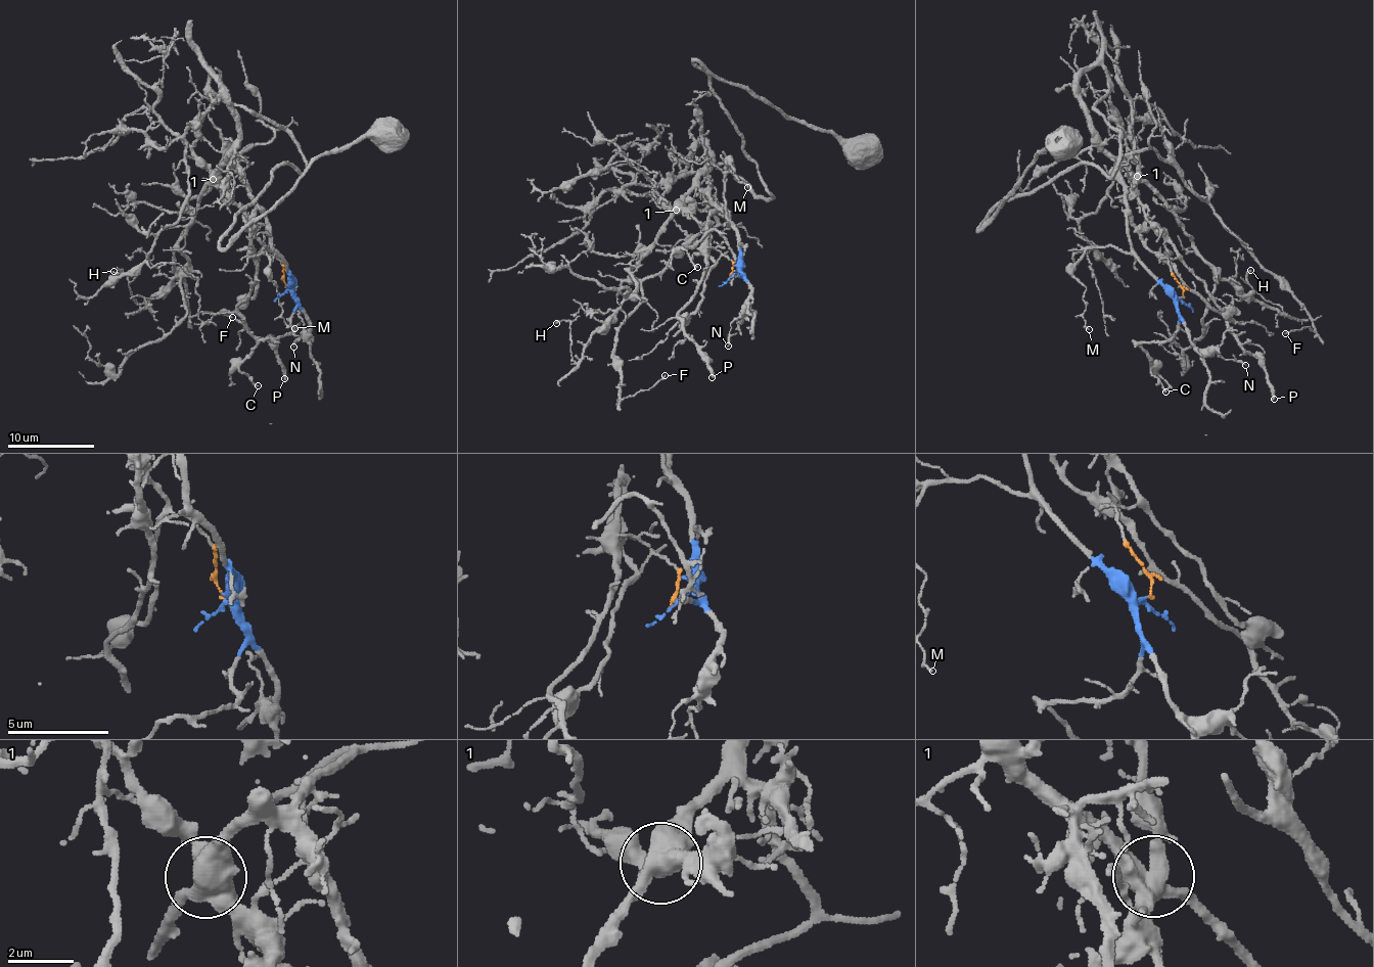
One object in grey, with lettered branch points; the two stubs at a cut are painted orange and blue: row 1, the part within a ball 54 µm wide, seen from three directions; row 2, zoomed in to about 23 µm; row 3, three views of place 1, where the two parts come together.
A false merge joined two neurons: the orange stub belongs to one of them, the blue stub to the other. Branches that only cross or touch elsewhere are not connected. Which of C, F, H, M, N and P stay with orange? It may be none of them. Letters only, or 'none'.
none

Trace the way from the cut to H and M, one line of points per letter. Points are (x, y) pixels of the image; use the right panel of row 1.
H: (1180, 297), (1131, 245), (1115, 160), (1153, 190), (1212, 271), (1282, 312), (1248, 282), (1250, 270)
M: (1180, 297), (1133, 255), (1109, 244), (1090, 246), (1072, 274), (1085, 287), (1084, 321), (1089, 328)

